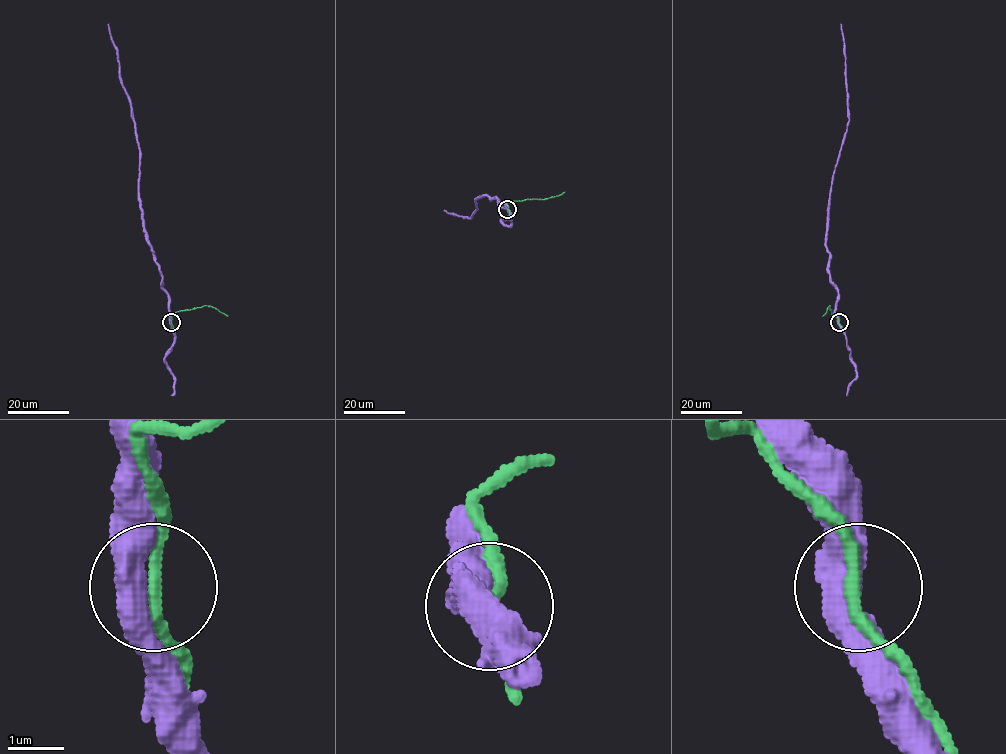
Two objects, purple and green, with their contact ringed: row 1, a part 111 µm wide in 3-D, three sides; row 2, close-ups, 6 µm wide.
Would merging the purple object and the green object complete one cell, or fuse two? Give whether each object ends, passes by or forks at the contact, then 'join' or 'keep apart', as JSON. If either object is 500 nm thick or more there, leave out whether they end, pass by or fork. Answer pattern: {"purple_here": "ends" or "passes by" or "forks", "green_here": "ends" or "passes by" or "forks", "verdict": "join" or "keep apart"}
{"verdict": "join"}

